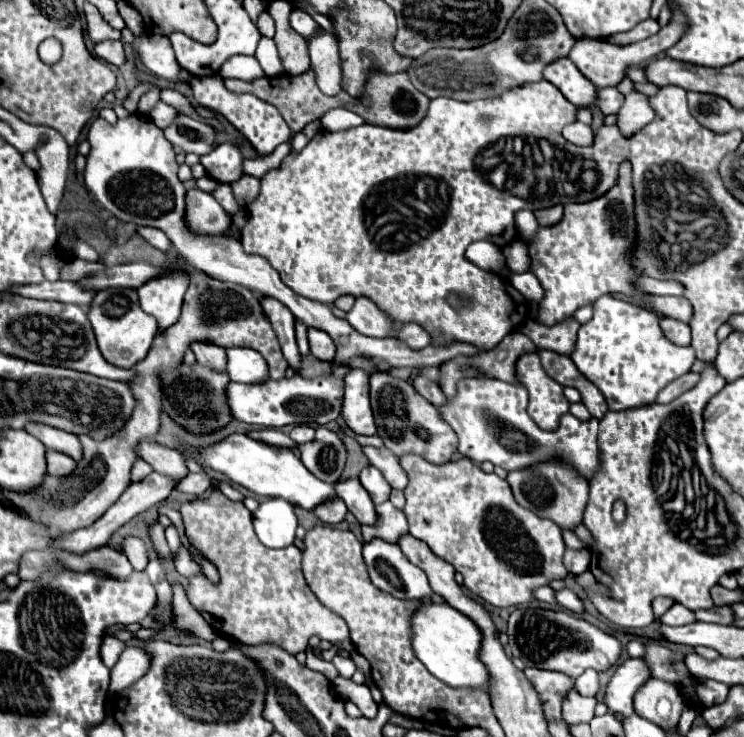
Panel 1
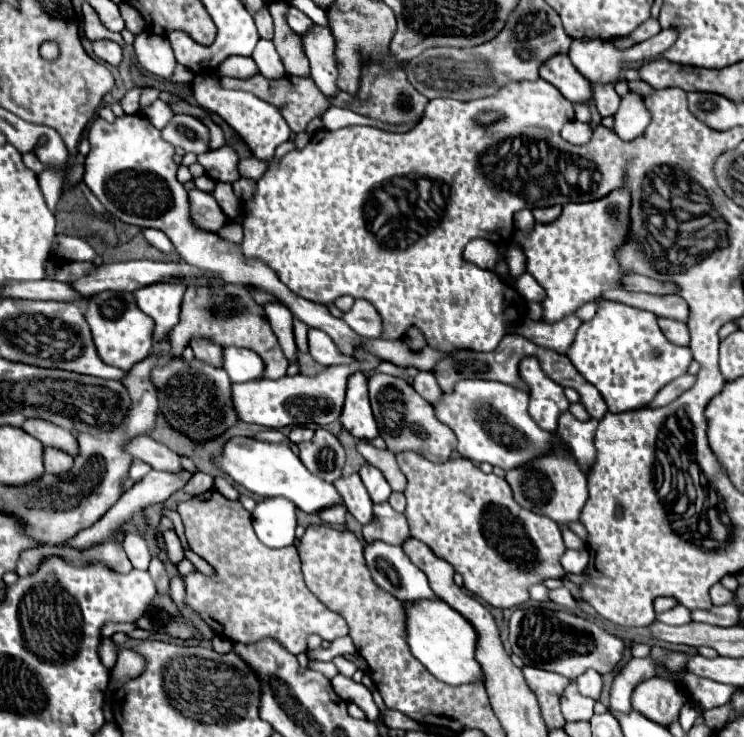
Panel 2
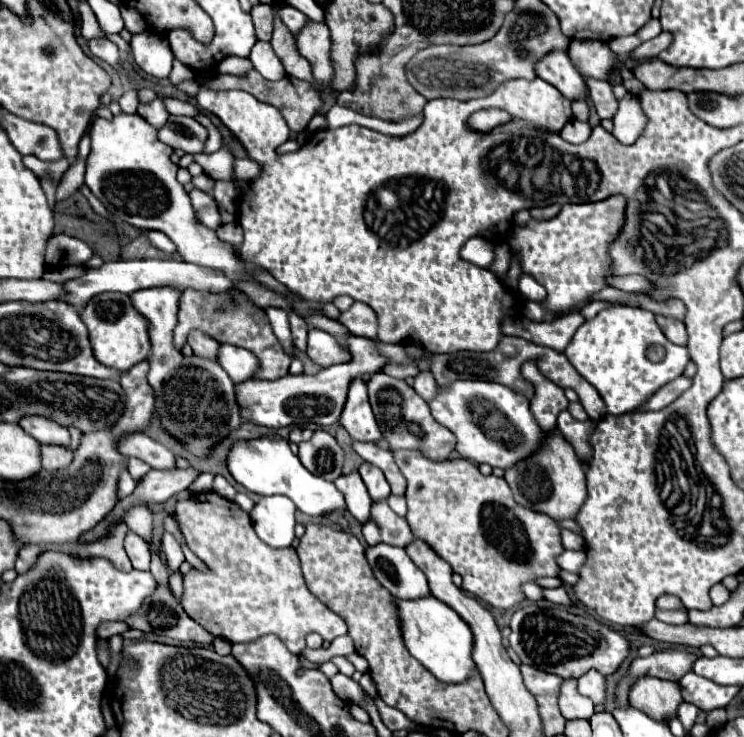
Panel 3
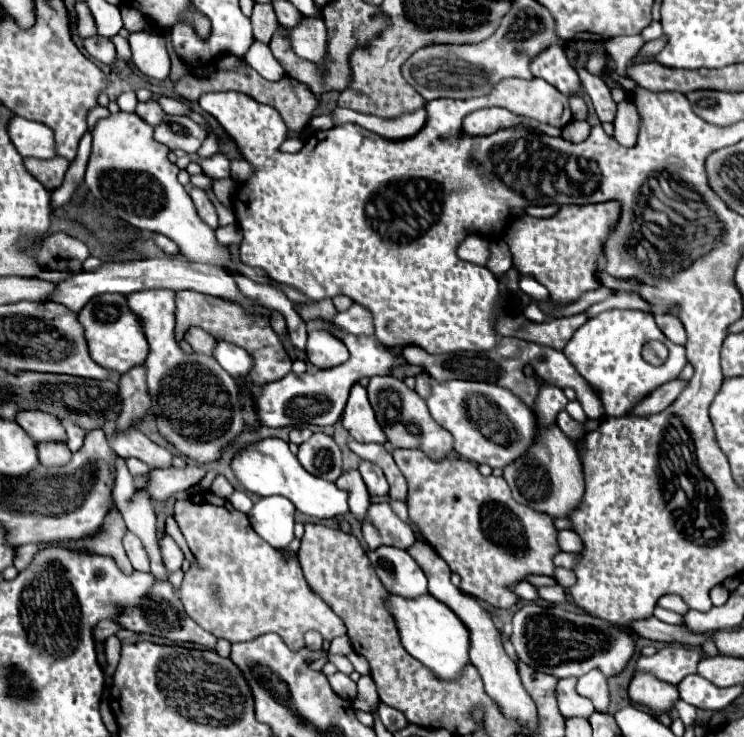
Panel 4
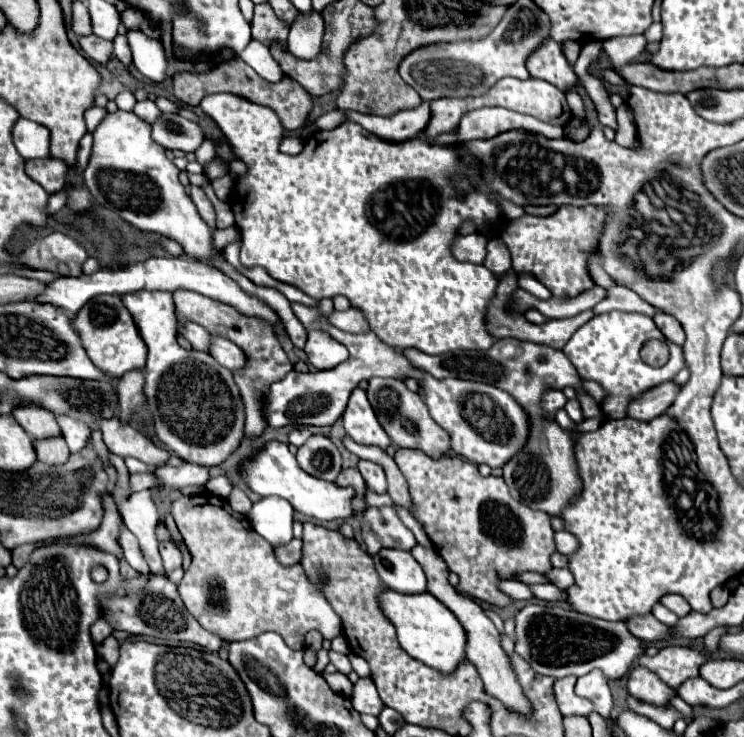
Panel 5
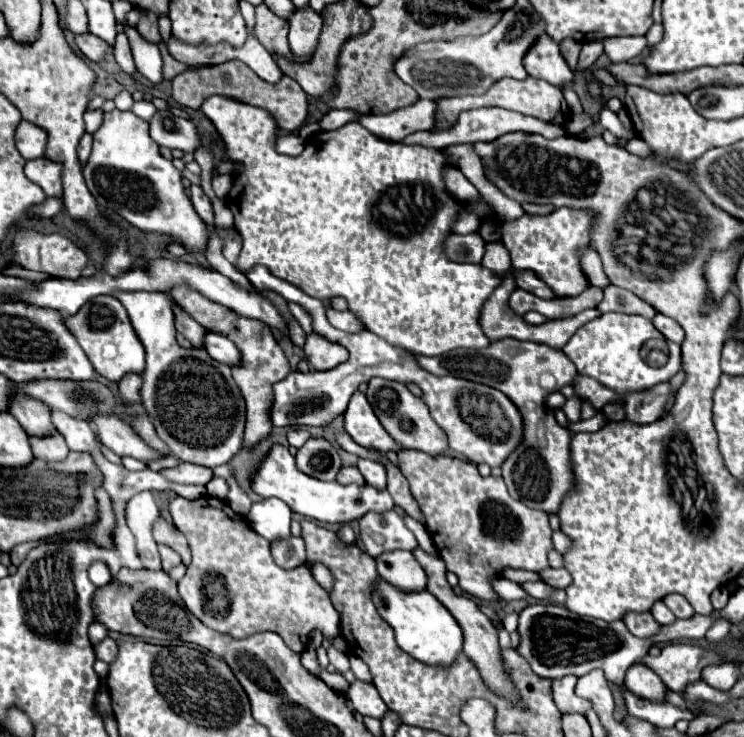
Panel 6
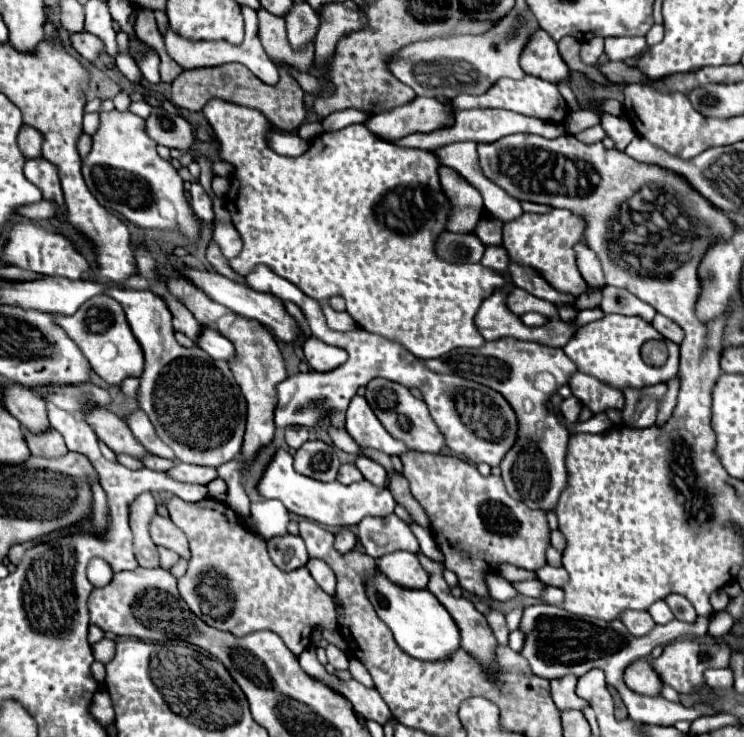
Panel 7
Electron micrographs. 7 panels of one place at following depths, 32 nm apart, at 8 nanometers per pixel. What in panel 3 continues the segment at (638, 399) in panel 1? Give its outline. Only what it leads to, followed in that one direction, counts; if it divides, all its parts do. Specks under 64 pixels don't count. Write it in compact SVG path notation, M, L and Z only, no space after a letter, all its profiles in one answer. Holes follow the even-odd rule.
M608 306L604 310L600 310L592 320L586 320L574 334L570 346L564 350L566 358L572 362L572 366L600 392L608 414L626 414L626 412L634 412L636 408L640 408L646 400L650 400L654 396L654 392L658 388L662 388L664 384L668 384L670 380L678 378L684 374L686 364L690 362L690 354L686 350L686 346L676 346L672 344L662 330L656 324L656 316L652 312L640 310L640 308L632 308L632 306ZM650 346L662 346L666 350L666 356L662 362L652 362L648 360L646 352Z

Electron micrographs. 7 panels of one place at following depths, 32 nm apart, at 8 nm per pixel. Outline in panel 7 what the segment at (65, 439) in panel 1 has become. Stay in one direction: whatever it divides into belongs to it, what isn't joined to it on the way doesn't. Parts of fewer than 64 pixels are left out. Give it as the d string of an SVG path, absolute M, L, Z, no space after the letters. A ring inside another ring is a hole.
M6 384L4 406L22 424L22 428L34 434L40 434L52 428L46 418L46 402L22 384Z

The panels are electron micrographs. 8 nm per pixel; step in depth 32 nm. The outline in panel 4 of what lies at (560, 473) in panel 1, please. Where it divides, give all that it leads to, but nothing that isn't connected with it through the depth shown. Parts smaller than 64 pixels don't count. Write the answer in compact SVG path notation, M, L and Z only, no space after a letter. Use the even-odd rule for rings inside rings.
M538 426L534 446L526 456L518 458L504 468L504 480L508 482L512 496L520 504L528 504L536 512L546 512L552 518L566 518L584 498L584 474L576 446L562 434L558 426Z

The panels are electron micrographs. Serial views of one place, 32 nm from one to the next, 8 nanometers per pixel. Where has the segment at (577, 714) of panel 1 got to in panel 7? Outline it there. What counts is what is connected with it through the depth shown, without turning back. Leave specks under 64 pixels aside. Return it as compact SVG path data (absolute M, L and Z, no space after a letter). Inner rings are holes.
M568 674L566 678L558 678L558 680L552 680L552 698L554 698L554 704L558 706L558 710L584 710L586 706L590 706L586 700L582 700L580 696L576 696L574 688L576 688L576 680L572 674Z

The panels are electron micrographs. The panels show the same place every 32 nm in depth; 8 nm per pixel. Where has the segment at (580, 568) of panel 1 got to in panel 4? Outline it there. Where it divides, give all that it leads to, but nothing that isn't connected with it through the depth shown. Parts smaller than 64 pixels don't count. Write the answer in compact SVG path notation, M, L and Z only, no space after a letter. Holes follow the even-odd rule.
M560 552L558 556L554 556L554 564L566 570L574 570L574 566L578 564L580 554L578 552Z

